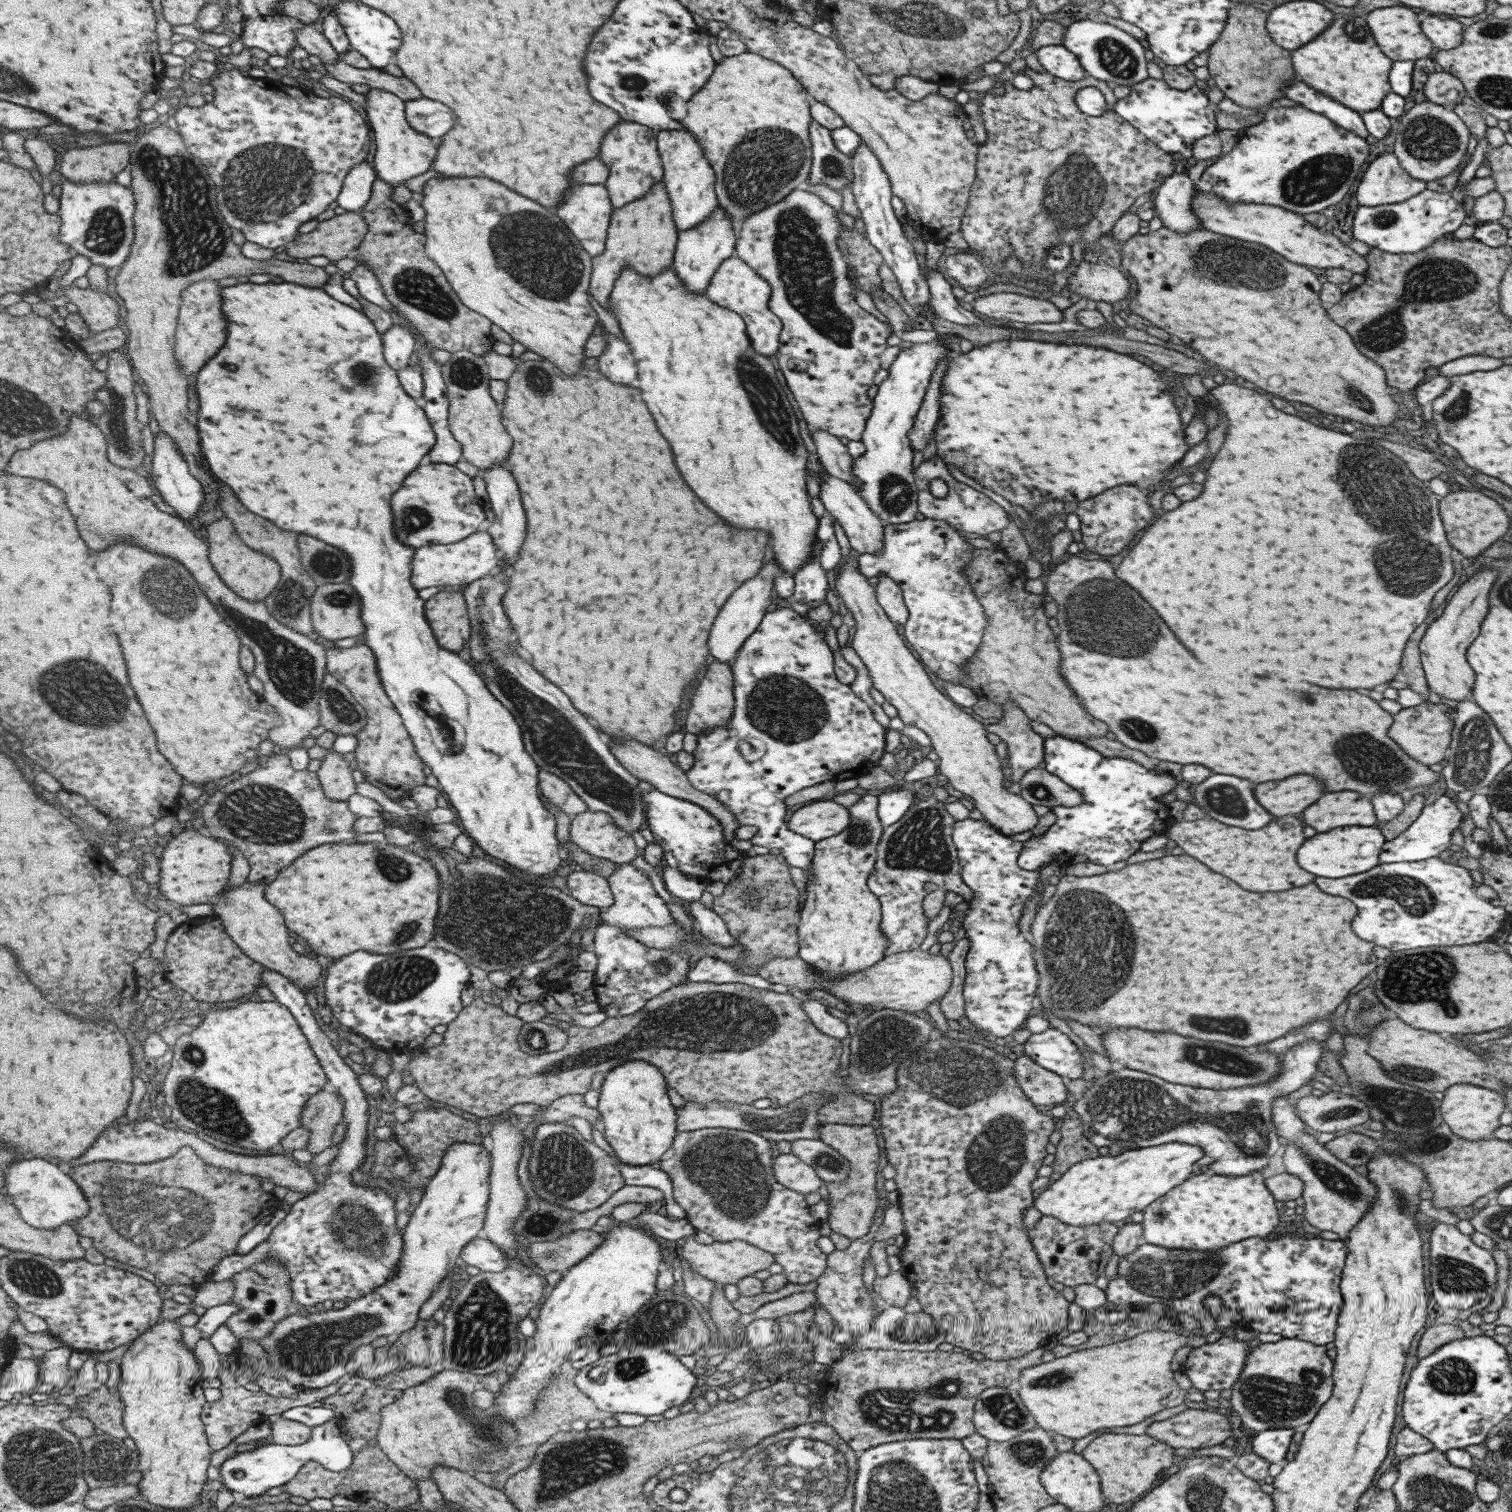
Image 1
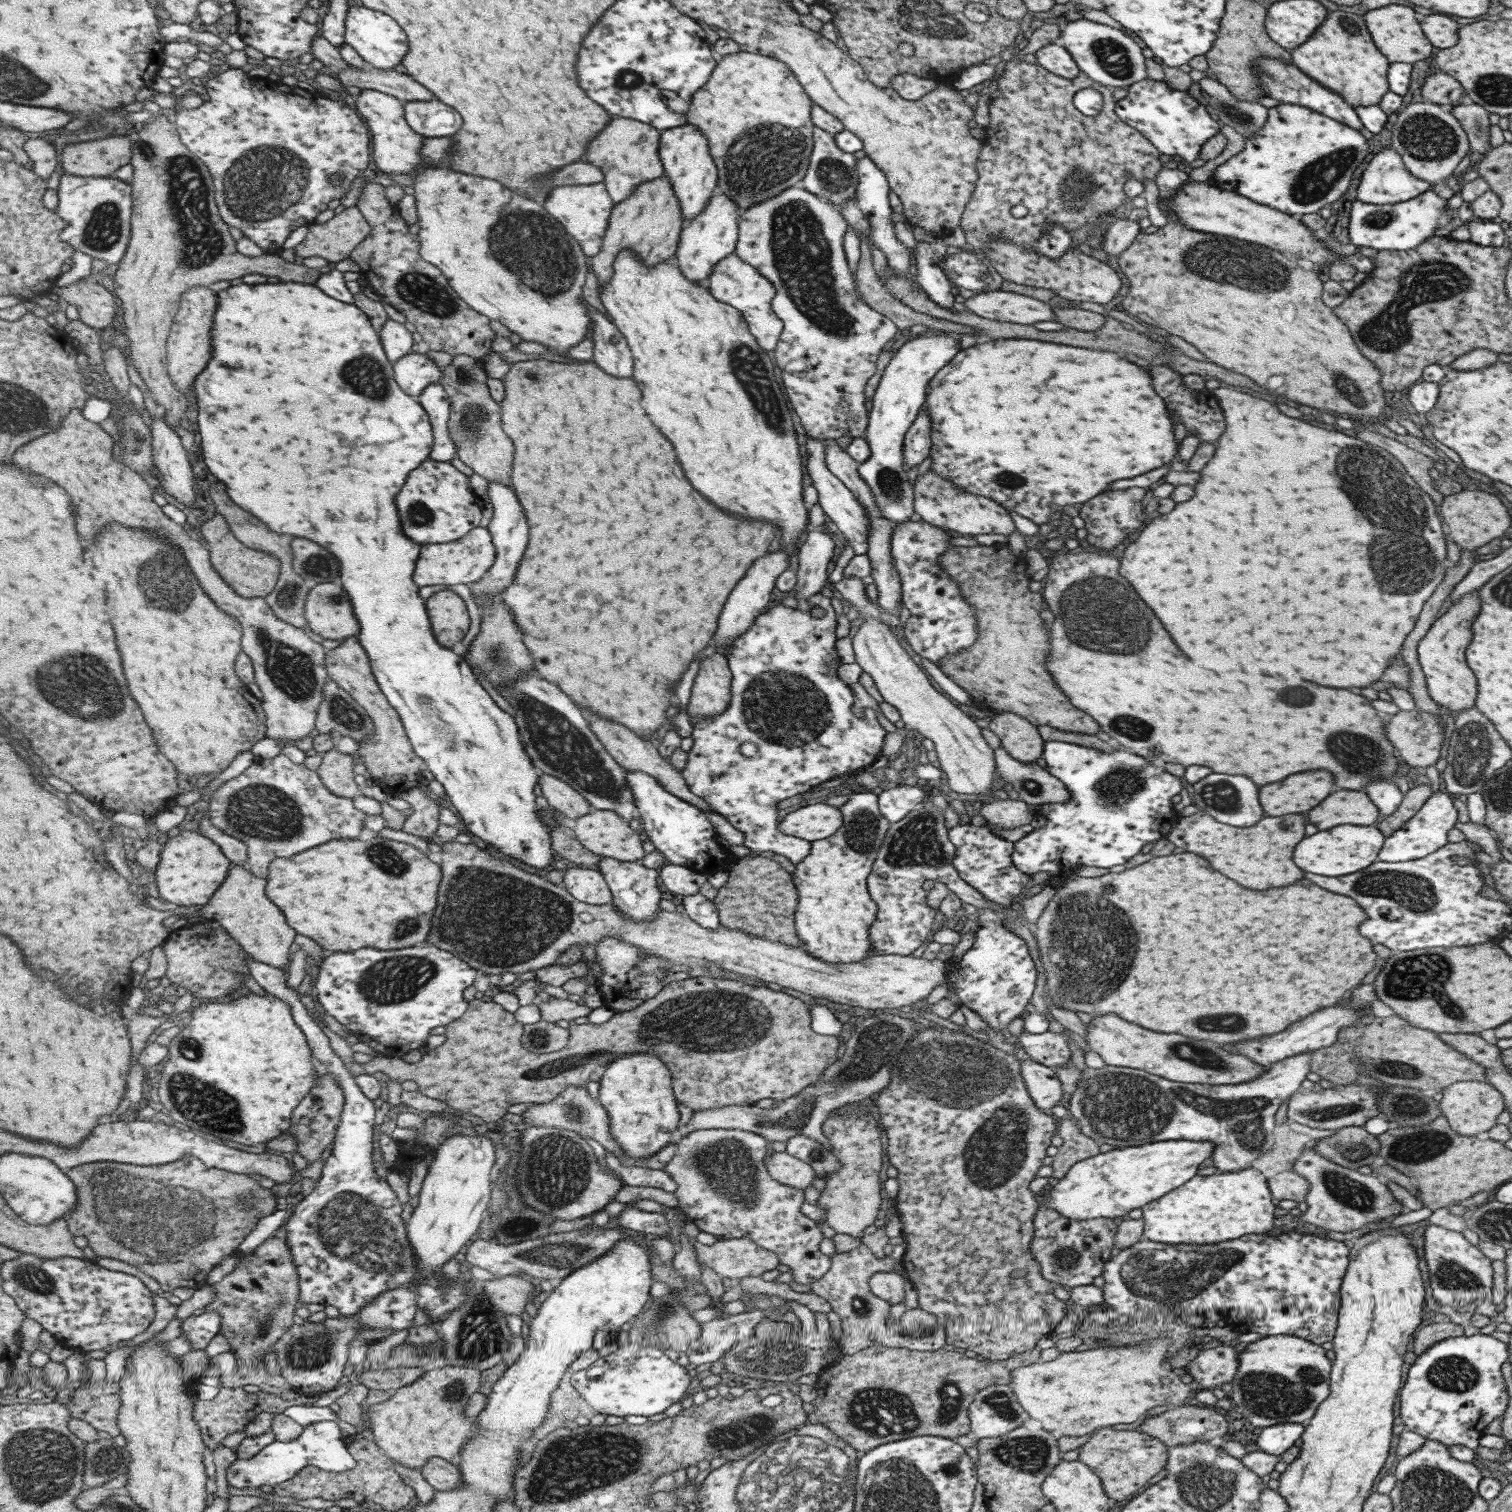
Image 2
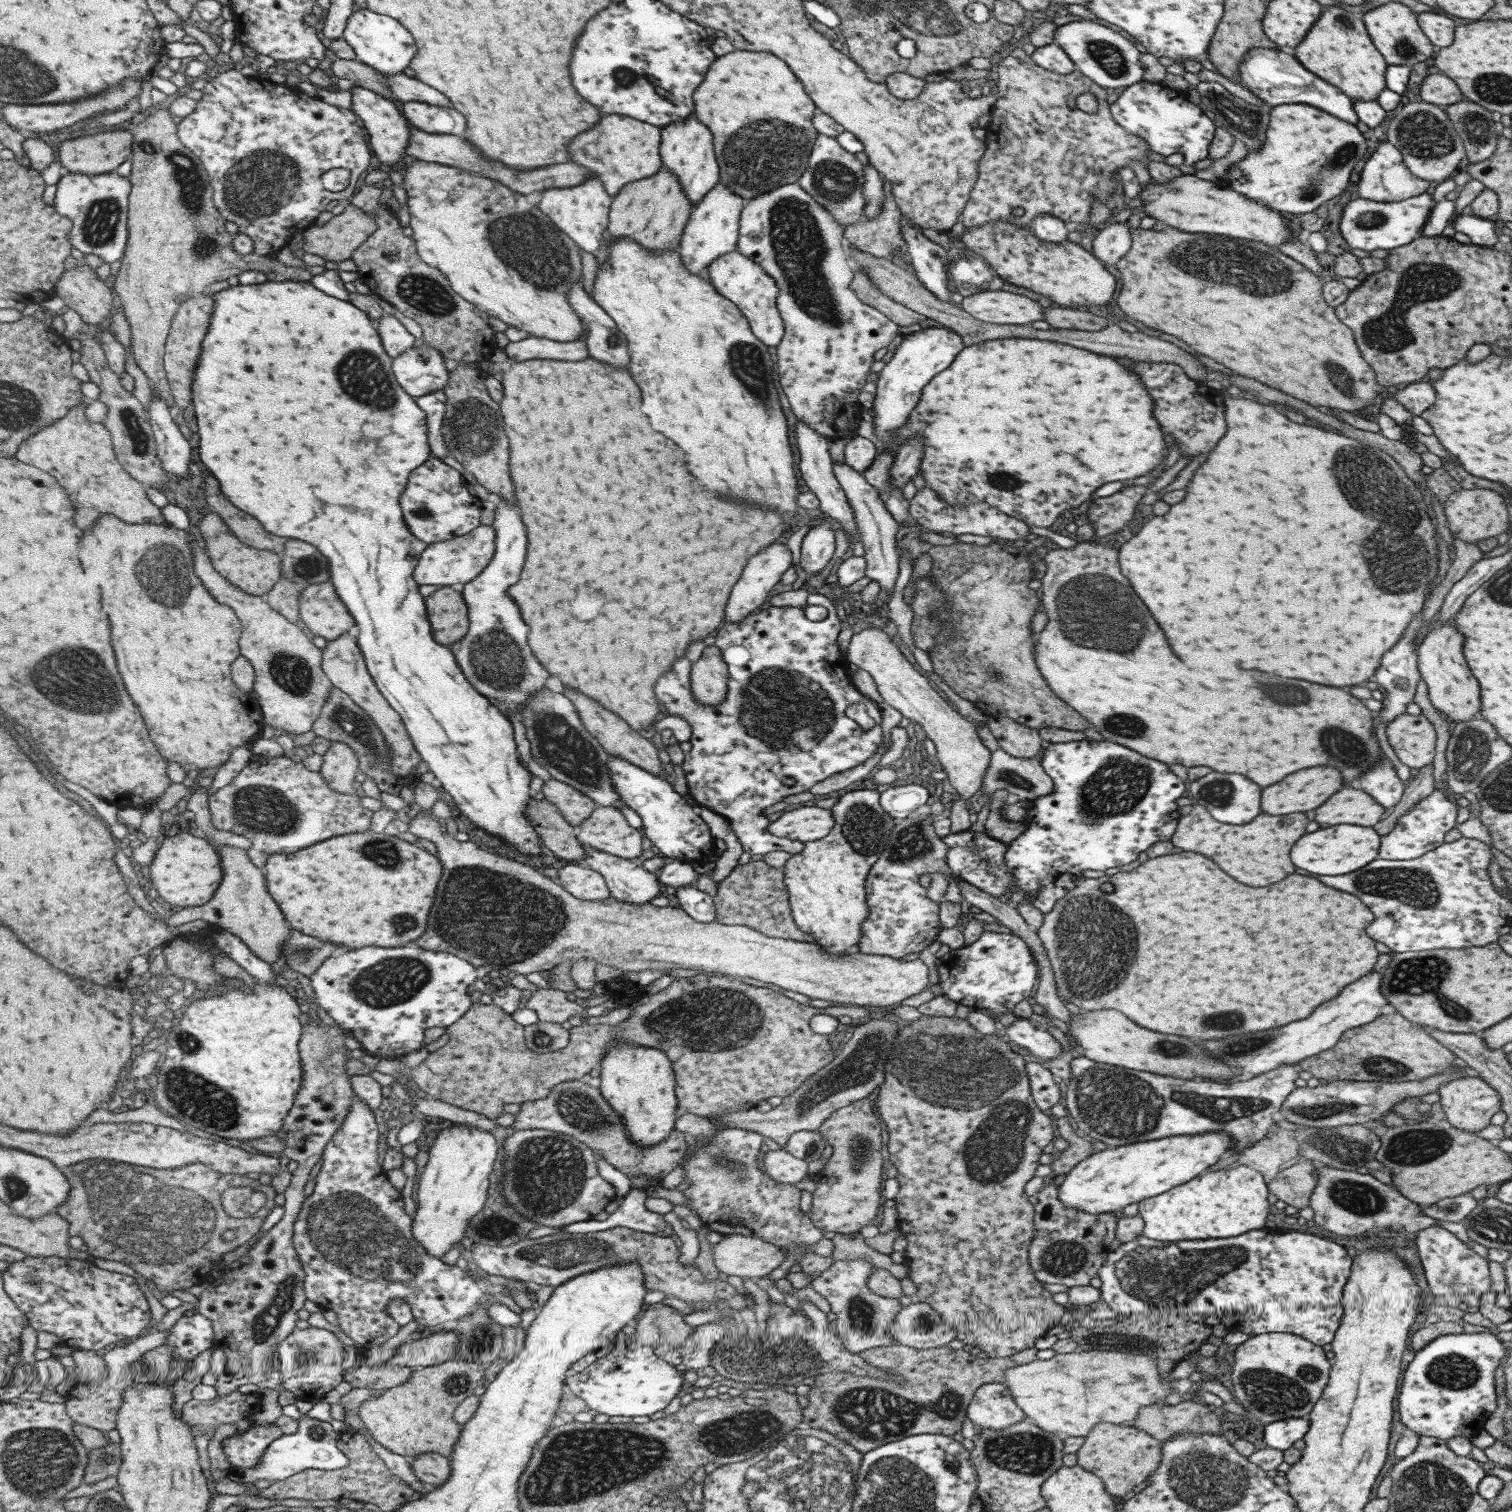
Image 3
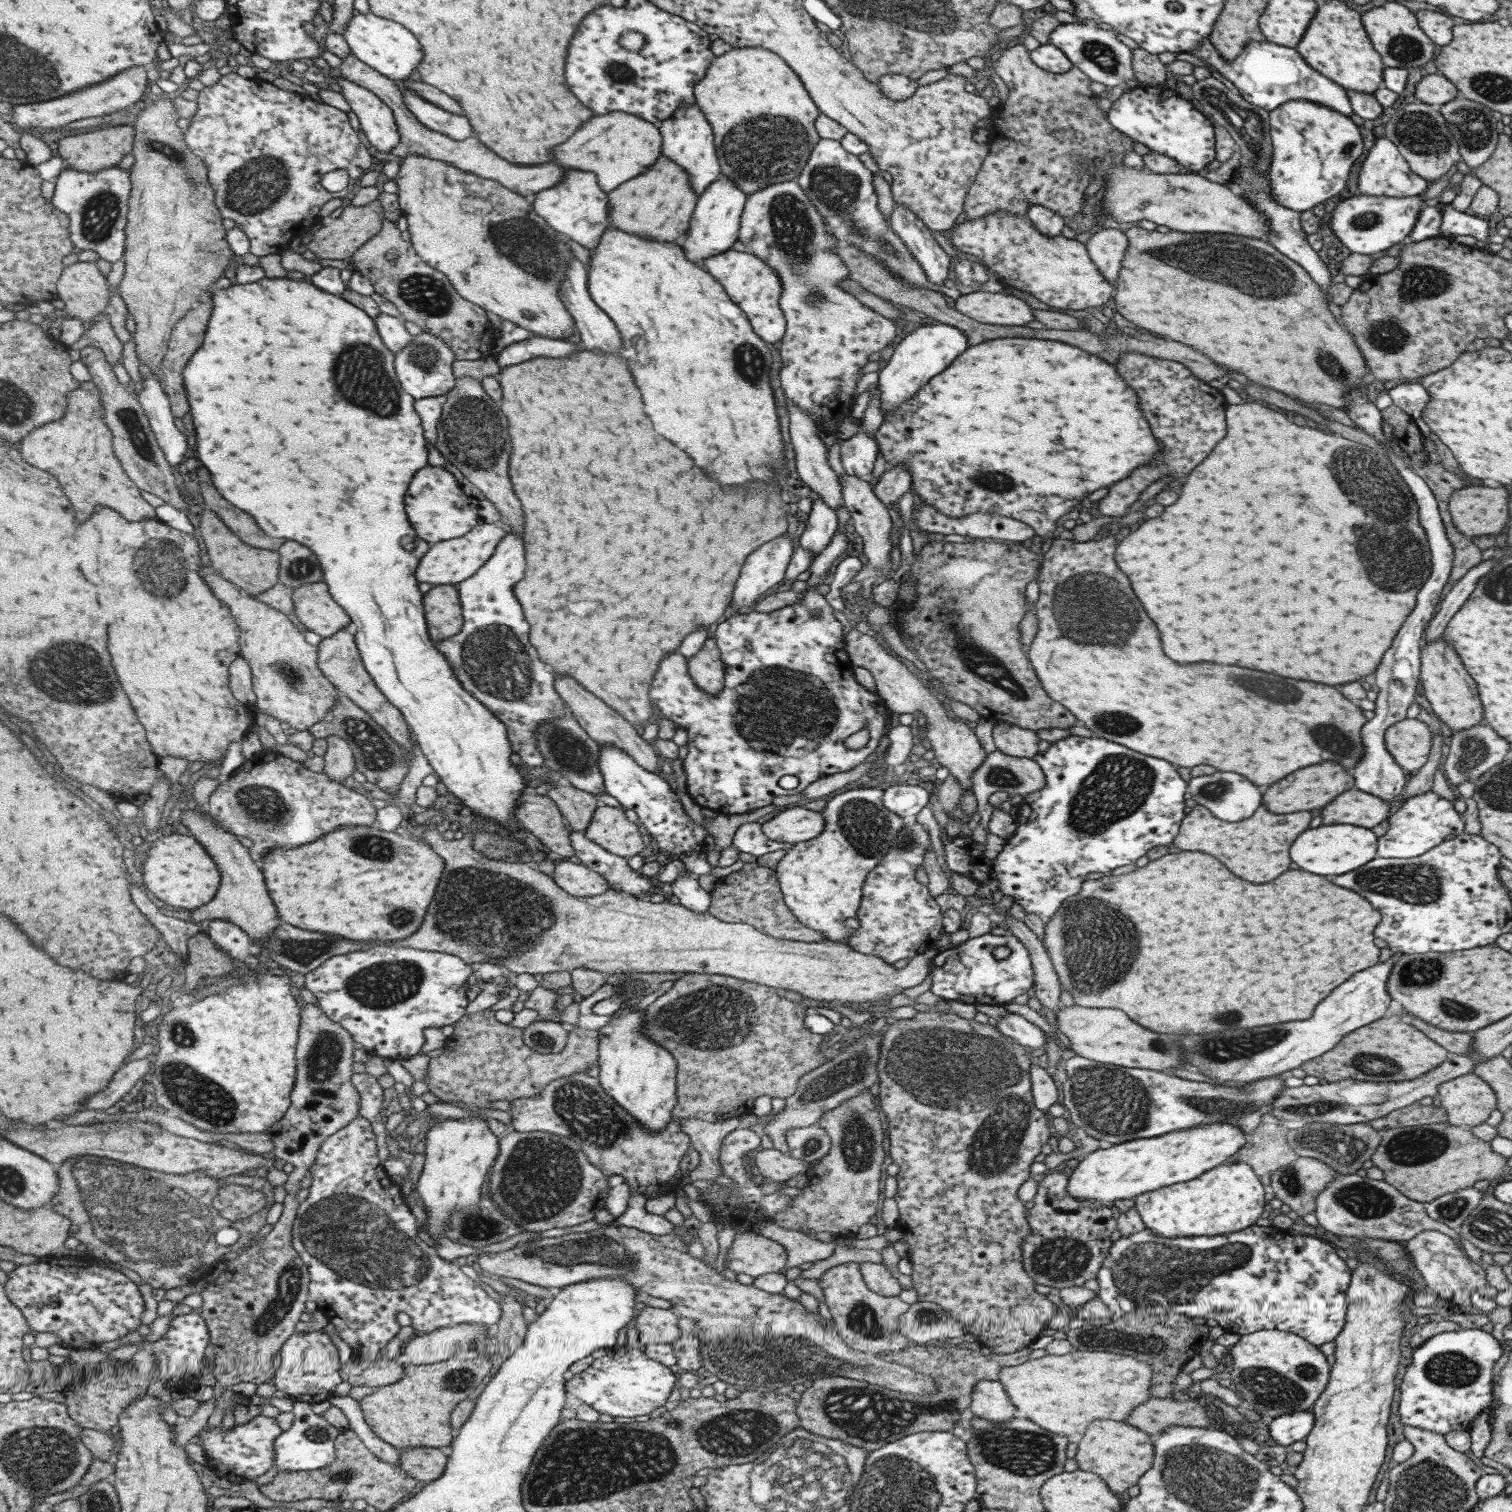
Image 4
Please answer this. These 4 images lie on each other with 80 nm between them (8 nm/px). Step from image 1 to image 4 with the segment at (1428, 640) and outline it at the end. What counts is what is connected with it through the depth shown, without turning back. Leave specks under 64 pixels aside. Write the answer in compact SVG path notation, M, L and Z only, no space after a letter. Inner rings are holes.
M1442 636L1421 646L1418 671L1423 696L1429 702L1431 712L1452 733L1464 728L1471 728L1483 720L1481 704L1477 698L1477 690L1475 690L1477 686L1467 676L1467 671L1463 670L1459 657L1455 656L1455 652L1451 650L1449 644L1446 644L1446 640L1442 640Z

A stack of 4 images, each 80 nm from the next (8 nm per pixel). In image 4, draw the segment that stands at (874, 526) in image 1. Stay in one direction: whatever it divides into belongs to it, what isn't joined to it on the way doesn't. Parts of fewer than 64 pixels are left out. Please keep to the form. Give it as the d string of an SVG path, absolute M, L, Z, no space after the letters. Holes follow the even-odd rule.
M787 399L787 414L789 414L789 442L791 442L791 448L795 454L795 468L799 478L806 484L806 486L813 493L817 493L818 497L835 510L840 504L842 504L842 494L840 491L840 484L836 475L832 472L827 465L827 450L824 442L818 435L818 427L812 418L799 407L796 407L793 403Z

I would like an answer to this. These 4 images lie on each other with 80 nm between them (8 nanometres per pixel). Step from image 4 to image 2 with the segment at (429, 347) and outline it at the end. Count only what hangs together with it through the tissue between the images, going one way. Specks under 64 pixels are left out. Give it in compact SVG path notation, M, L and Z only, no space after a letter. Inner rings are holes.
M409 353L394 364L399 386L411 396L420 397L434 382L442 382L443 369L427 354Z

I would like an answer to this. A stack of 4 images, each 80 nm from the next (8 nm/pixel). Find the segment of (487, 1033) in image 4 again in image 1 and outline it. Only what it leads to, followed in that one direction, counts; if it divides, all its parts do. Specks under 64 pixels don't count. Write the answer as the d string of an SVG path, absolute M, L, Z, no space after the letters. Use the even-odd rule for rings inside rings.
M692 982L681 983L680 985L672 986L663 992L660 992L657 996L650 998L643 1008L640 1008L637 1012L625 1016L616 1016L613 1018L607 1017L603 1022L592 1028L586 1028L579 1025L571 1025L567 1031L567 1046L558 1050L557 1052L543 1053L538 1055L532 1055L526 1053L520 1048L520 1042L518 1041L520 1031L524 1027L525 1022L517 1018L517 1016L511 1016L508 1012L503 1010L501 1005L489 1004L483 1002L481 996L478 996L476 990L475 996L469 1005L464 1006L463 1010L459 1012L459 1016L446 1024L446 1030L442 1033L442 1041L440 1044L423 1049L416 1059L412 1059L404 1069L408 1070L410 1075L414 1078L418 1088L423 1091L429 1099L436 1101L437 1104L446 1103L447 1105L454 1106L465 1112L469 1112L480 1117L482 1120L490 1121L493 1118L498 1118L502 1112L507 1112L509 1108L513 1108L515 1104L537 1104L540 1107L548 1107L554 1100L567 1096L567 1094L580 1094L582 1095L587 1091L591 1076L595 1072L607 1072L610 1068L617 1067L618 1064L623 1064L630 1060L644 1060L654 1064L663 1075L669 1088L673 1088L681 1098L686 1102L696 1102L697 1104L705 1104L706 1102L721 1102L725 1100L727 1102L733 1102L735 1104L747 1104L751 1105L753 1100L757 1098L767 1098L770 1102L775 1102L779 1106L788 1105L795 1099L802 1097L803 1095L810 1093L811 1091L823 1091L829 1093L832 1096L832 1100L822 1104L818 1111L818 1121L820 1124L833 1123L833 1124L856 1124L867 1125L873 1118L875 1106L873 1103L863 1099L861 1095L853 1094L848 1090L847 1086L844 1086L842 1082L842 1076L838 1074L841 1070L839 1067L838 1058L841 1054L841 1045L839 1039L831 1038L826 1034L823 1034L819 1029L812 1025L809 1017L806 1016L802 1009L802 997L795 992L777 993L770 989L754 988L742 983L722 983L716 984L711 982Z

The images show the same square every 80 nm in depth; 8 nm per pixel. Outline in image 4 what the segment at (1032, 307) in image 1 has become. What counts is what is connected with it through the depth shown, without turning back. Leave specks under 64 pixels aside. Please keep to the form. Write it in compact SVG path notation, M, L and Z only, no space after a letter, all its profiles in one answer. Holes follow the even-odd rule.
M971 291L968 294L960 294L953 304L957 312L983 324L1021 326L1033 320L1031 308L1023 299L1011 294Z

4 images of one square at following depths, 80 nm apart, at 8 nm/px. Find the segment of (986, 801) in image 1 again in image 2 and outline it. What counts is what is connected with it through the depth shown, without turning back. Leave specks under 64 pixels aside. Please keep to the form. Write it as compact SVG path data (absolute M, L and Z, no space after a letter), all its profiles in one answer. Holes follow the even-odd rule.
M850 576L850 578L843 578L831 585L835 594L841 600L848 600L851 606L859 612L859 618L863 620L853 634L853 638L850 639L854 662L861 667L862 672L869 674L883 701L897 710L900 715L899 720L903 722L902 728L896 728L895 732L886 733L883 736L881 755L885 757L885 752L891 752L899 746L897 738L908 738L910 730L916 730L935 746L936 765L945 774L947 786L957 794L979 794L981 796L976 807L979 815L987 821L987 825L1005 830L1030 824L1034 815L1029 812L1026 802L1019 798L993 800L991 784L997 778L994 752L983 741L981 729L969 715L961 712L958 704L946 696L941 696L931 686L927 680L928 676L925 676L925 670L913 662L900 642L895 639L895 635L889 631L889 627L879 621L876 606L866 599L864 584L861 583L860 578ZM982 798L988 803L979 804Z

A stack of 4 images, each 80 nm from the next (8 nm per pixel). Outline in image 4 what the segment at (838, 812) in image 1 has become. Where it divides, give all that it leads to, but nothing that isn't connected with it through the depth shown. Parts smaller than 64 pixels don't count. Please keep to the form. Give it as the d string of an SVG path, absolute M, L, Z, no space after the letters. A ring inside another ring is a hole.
M792 806L761 825L761 833L773 842L800 843L823 832L823 817L805 807Z

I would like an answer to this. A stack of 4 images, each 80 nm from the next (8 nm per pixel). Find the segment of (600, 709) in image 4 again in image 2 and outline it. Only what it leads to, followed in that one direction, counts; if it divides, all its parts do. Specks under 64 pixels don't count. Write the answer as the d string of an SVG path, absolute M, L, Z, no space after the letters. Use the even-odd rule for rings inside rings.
M589 712L587 714L587 720L591 720L589 726L591 730L594 730L595 736L602 745L605 746L605 750L614 758L615 762L618 762L619 766L627 771L639 771L644 772L655 779L657 783L661 784L665 791L670 792L673 796L679 797L679 800L687 801L687 804L694 805L701 811L713 812L710 810L710 806L705 800L695 796L686 782L683 780L680 771L671 767L668 760L663 759L656 750L656 744L650 743L648 740L643 740L640 736L631 732L630 729L623 728L621 724L615 724L611 720L605 720L605 718L599 718L597 714Z

